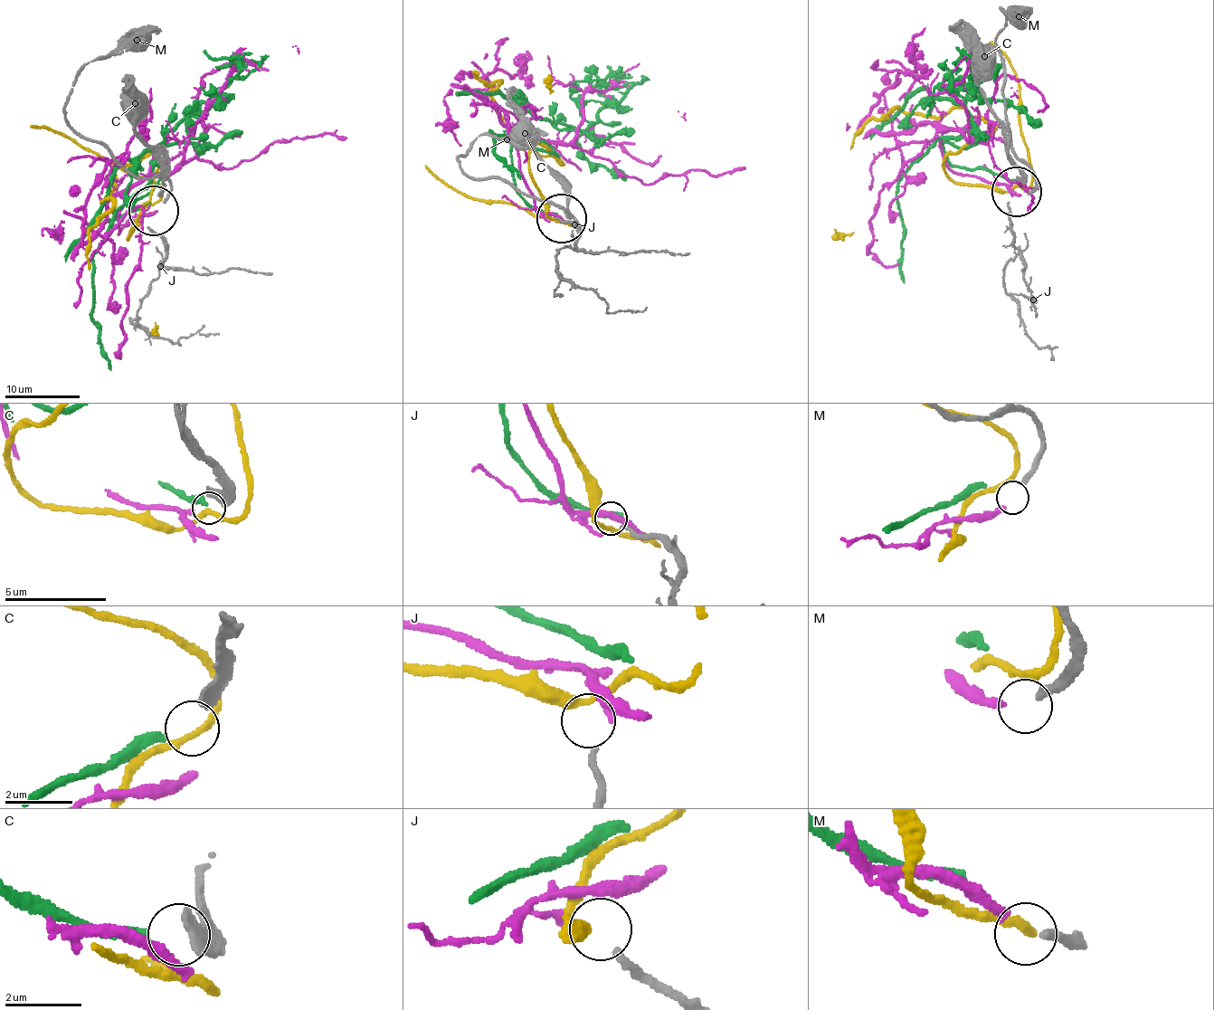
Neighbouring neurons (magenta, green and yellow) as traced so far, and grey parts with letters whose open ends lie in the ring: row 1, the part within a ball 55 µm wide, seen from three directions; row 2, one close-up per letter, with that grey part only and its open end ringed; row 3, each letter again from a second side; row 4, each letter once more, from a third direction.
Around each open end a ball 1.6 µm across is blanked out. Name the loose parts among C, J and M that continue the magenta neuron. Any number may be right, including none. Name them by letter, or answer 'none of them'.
M

